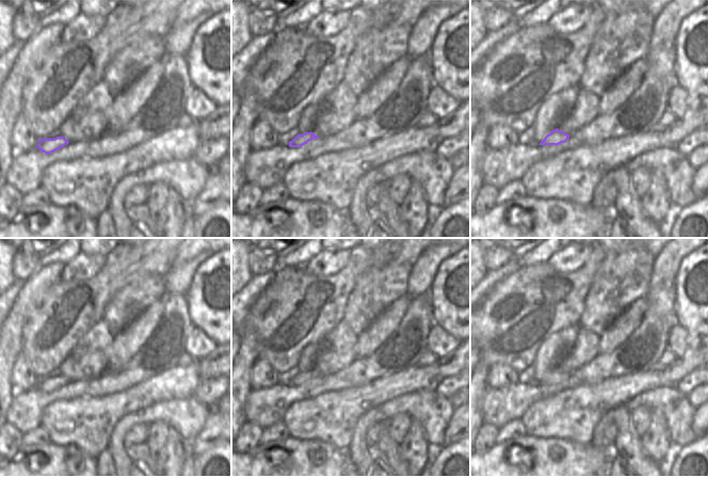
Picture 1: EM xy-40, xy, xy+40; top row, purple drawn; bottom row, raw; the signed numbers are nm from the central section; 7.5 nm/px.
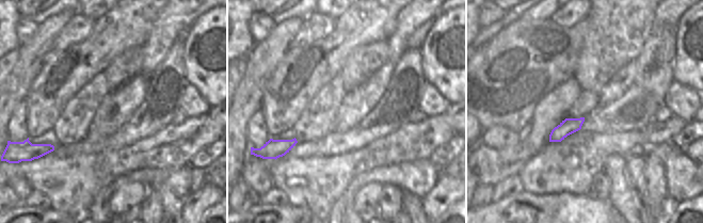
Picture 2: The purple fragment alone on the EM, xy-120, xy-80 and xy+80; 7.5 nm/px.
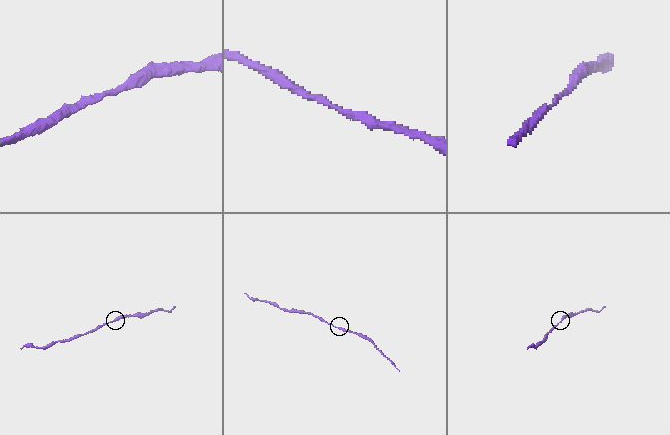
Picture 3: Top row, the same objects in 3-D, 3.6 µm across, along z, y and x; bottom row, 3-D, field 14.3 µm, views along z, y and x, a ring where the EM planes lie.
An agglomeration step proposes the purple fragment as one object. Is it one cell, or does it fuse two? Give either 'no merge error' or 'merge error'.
no merge error

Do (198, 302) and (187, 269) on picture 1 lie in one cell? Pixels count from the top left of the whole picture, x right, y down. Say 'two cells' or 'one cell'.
two cells

